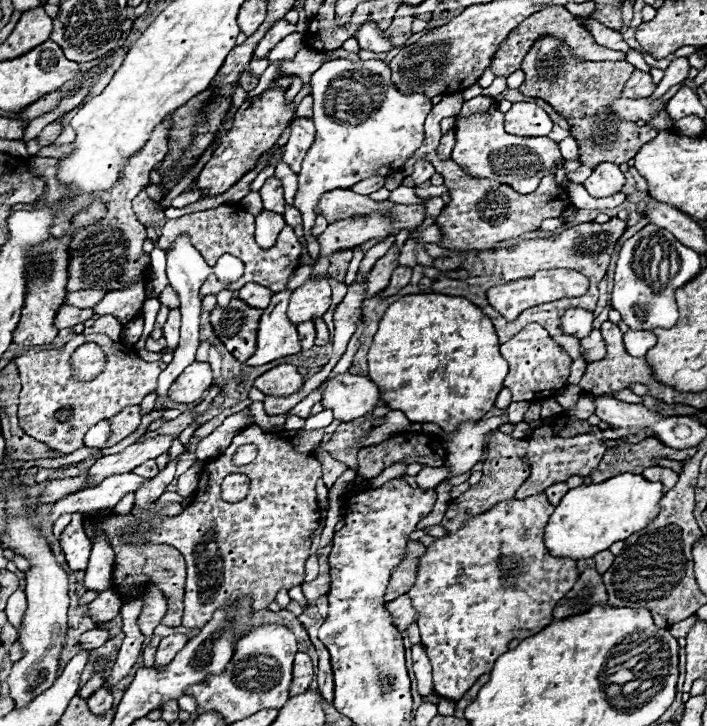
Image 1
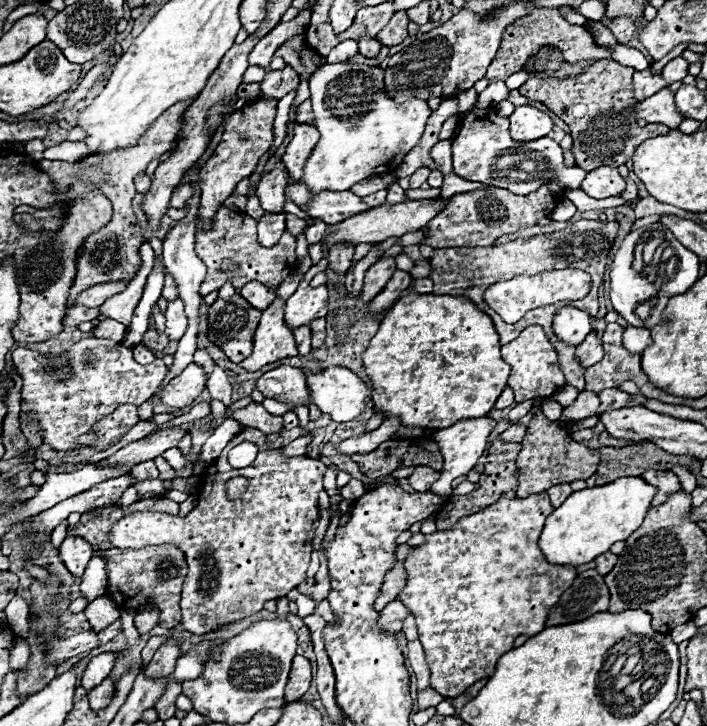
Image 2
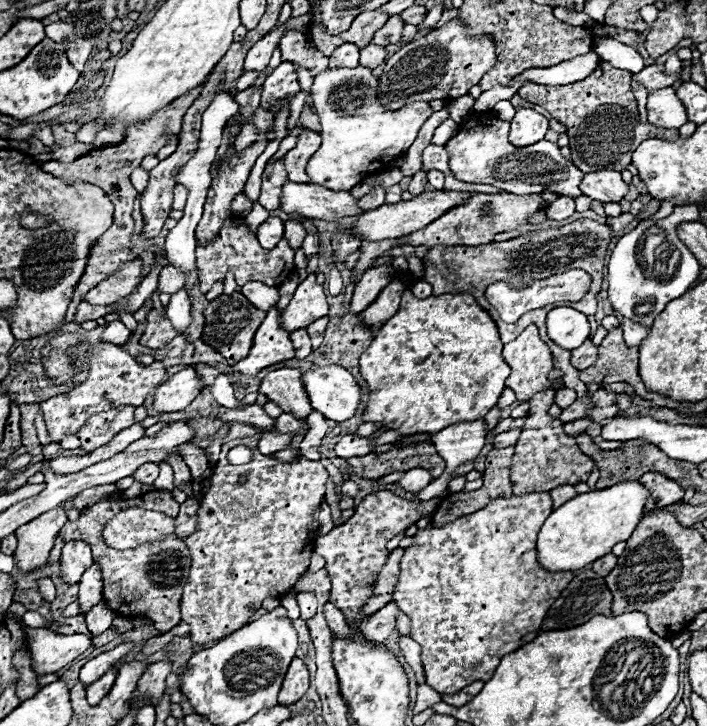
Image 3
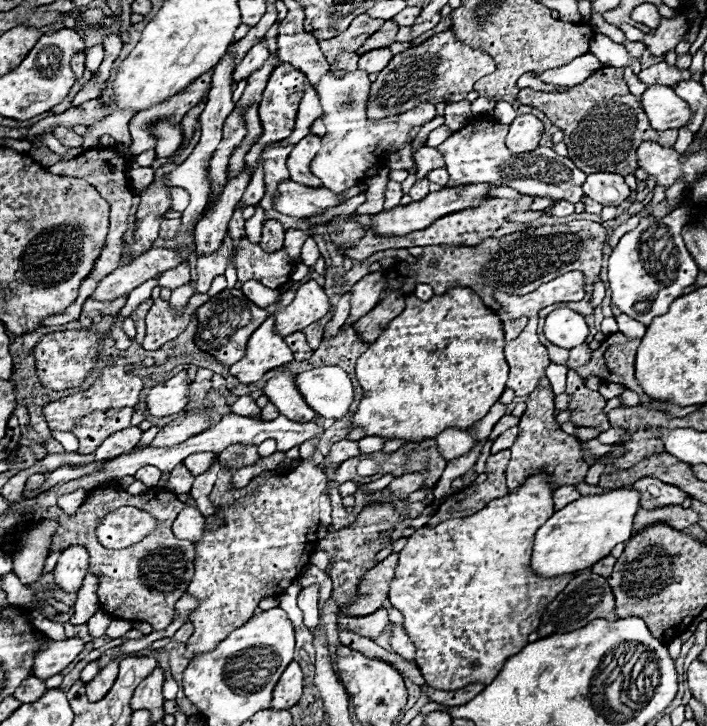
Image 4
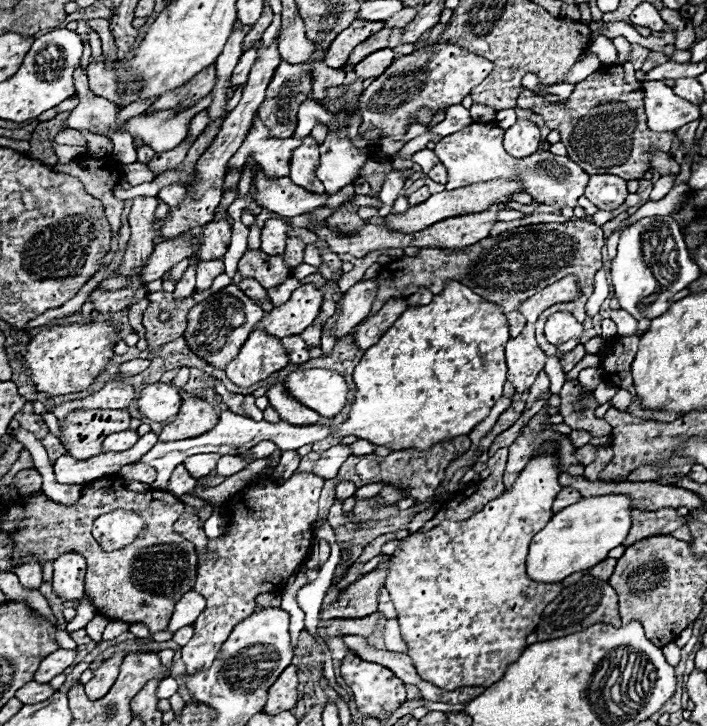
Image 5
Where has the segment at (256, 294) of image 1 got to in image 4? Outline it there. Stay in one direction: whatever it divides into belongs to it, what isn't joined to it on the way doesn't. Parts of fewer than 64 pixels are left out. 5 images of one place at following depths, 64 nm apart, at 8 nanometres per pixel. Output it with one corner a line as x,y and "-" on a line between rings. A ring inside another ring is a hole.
244,282
242,284
242,292
256,304
256,306
262,306
266,308
268,304
274,304
278,300
278,292
276,290
266,290
266,286
262,286
260,282

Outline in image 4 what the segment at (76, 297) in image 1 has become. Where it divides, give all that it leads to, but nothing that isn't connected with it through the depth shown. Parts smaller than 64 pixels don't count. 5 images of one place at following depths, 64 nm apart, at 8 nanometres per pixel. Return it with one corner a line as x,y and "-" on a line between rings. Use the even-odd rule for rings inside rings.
152,248
142,254
138,260
132,260
126,266
116,268
98,284
96,292
92,294
94,300
110,300
118,298
118,294
130,294
136,286
144,284
146,280
158,278
162,272
176,268
182,256
178,250
172,248

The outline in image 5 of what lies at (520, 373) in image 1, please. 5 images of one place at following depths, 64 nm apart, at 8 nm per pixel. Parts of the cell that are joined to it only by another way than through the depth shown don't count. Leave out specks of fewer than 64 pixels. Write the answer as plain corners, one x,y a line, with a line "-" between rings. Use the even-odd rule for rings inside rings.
523,314
527,319
526,328
516,336
516,338
510,338
504,352
506,352
506,364
507,364
507,381
512,383
516,392
524,392
528,390
532,384
534,384
534,378
538,376
538,372
544,368
546,364
546,354
540,350
540,346
536,344
536,338
534,338
534,328
538,316
540,314

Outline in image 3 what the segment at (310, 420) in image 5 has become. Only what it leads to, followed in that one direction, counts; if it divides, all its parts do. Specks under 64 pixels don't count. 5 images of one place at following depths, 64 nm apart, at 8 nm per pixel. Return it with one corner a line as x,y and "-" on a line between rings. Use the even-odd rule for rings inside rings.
280,368
270,372
260,384
260,394
266,394
270,402
276,402
282,408
282,412
292,414
298,420
308,418
312,412
302,386
302,372
296,368

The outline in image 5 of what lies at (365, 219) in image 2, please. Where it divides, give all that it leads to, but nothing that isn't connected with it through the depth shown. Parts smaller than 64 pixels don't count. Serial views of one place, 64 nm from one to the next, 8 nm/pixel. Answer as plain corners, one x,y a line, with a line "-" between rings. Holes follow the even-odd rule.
494,180
494,182
478,182
474,186
464,186
458,190
444,190
440,194
430,196
426,202
412,206
406,210
406,214
388,214
386,226
394,230
422,230
422,226
430,226
434,222
440,222
442,218
454,218
462,214
476,214
482,210
488,210
494,204
506,204
512,200
512,194
524,192
522,180

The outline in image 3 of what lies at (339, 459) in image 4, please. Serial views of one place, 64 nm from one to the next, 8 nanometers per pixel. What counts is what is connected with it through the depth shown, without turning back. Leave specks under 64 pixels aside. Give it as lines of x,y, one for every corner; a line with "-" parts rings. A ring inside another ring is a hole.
354,434
344,436
336,446
334,446
334,454
338,458
350,458
350,456
364,456
372,452
370,446
370,438
358,438

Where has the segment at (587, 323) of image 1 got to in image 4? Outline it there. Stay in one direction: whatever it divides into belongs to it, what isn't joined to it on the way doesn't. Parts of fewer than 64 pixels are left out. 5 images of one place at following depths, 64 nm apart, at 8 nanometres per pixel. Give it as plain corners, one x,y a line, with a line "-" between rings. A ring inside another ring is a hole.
558,308
546,316
544,334
552,344
570,350
586,340
588,326
578,312
570,308

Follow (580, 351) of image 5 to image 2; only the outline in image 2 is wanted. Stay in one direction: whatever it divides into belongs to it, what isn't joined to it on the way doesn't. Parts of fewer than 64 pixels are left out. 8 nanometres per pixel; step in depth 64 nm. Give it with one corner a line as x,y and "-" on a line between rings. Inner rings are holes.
596,332
588,334
586,340
576,348
576,360
582,368
594,366
594,362
602,360
602,342
596,338

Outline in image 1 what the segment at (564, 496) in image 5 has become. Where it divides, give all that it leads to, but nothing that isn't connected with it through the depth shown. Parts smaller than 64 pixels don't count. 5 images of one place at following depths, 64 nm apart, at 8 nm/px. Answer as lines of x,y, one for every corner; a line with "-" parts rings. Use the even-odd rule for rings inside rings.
560,482
560,484
554,484
554,486
550,486
550,488
546,488
546,496
548,496
548,500
550,500
550,504
554,504
554,506
558,506
558,502
564,498
564,494
568,492
570,488
566,486
566,482

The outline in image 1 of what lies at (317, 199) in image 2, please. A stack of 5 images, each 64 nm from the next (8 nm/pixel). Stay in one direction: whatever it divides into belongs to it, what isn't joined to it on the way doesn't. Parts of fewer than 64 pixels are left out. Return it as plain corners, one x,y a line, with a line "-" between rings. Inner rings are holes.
330,190
326,192
318,206
316,206
316,214
324,216
328,223
337,220
358,216
358,214
368,214
374,210
390,210
390,206
394,206
392,202
374,202
368,196
356,194
352,190

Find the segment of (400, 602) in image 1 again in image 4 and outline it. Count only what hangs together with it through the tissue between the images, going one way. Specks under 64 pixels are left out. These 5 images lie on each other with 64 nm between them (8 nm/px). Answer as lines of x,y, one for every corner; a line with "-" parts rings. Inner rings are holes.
376,610
374,614
368,614
366,618
346,618
346,616
338,616
336,624
342,630
356,632
360,636
366,636
366,638
376,640
380,636
380,632
388,626
388,612
386,610

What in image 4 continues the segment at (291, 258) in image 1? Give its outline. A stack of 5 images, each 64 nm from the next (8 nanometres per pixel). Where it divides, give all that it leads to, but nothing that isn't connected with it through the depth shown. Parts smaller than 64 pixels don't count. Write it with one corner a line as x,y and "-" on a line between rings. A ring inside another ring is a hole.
226,236
224,242
222,242
222,248
210,256
198,256
196,260
196,278
198,278
198,284
196,284
196,290
200,294
206,294
212,280
216,276
222,276
224,274
224,268
228,264
228,258
232,256
234,252
234,244
232,240
-
244,238
240,240
240,246
236,248
234,266
238,270
240,282
258,280
264,286
276,290
290,280
294,262
288,258
284,250
268,254
258,244
252,244

